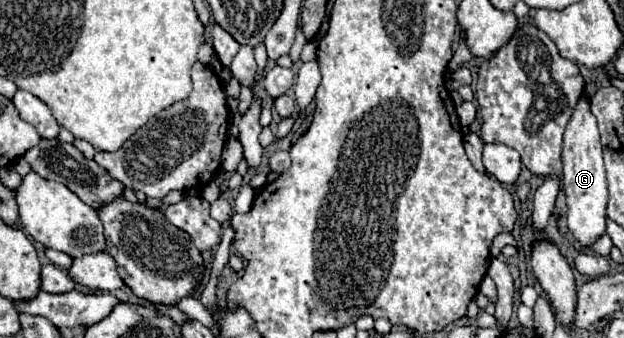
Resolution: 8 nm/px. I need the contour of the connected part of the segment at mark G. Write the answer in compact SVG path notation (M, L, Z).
M583 95L567 123L563 137L563 191L567 195L567 223L573 237L581 245L591 245L599 235L605 233L605 207L607 207L607 179L601 155L601 137L595 115L591 115L589 95Z

